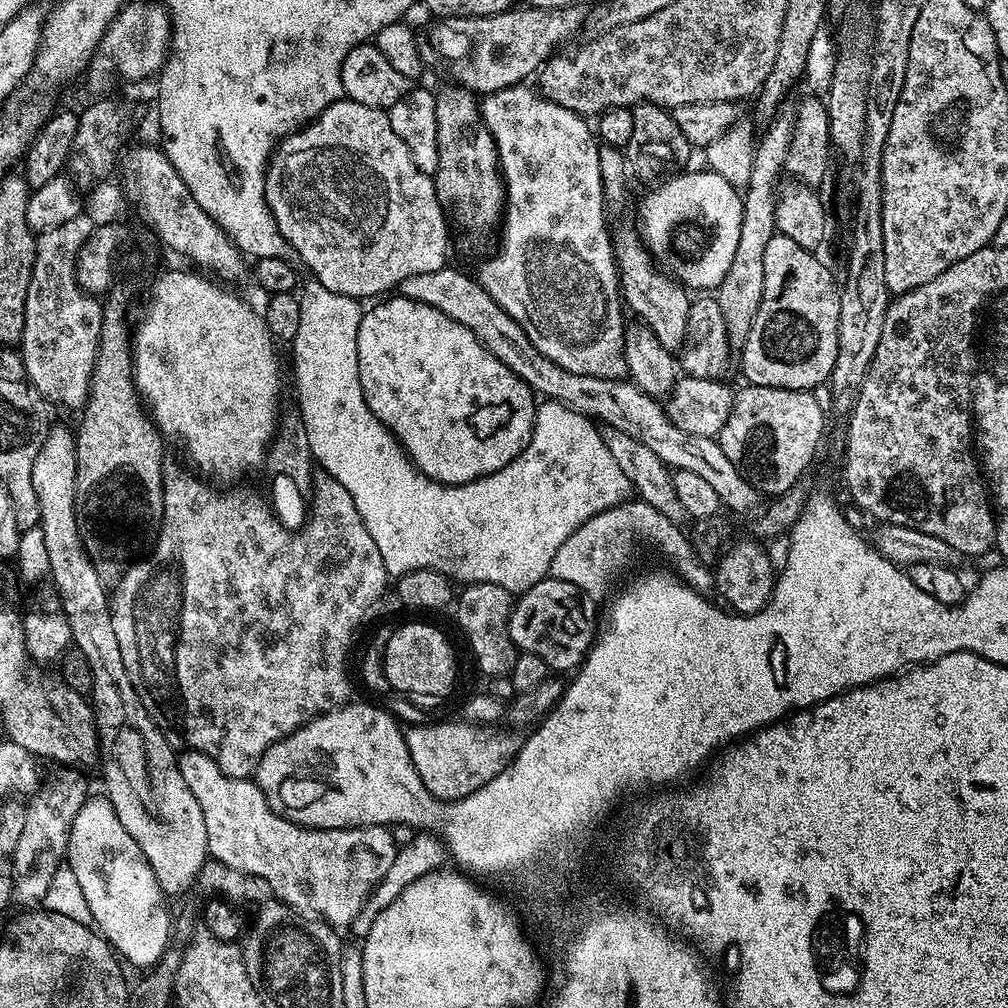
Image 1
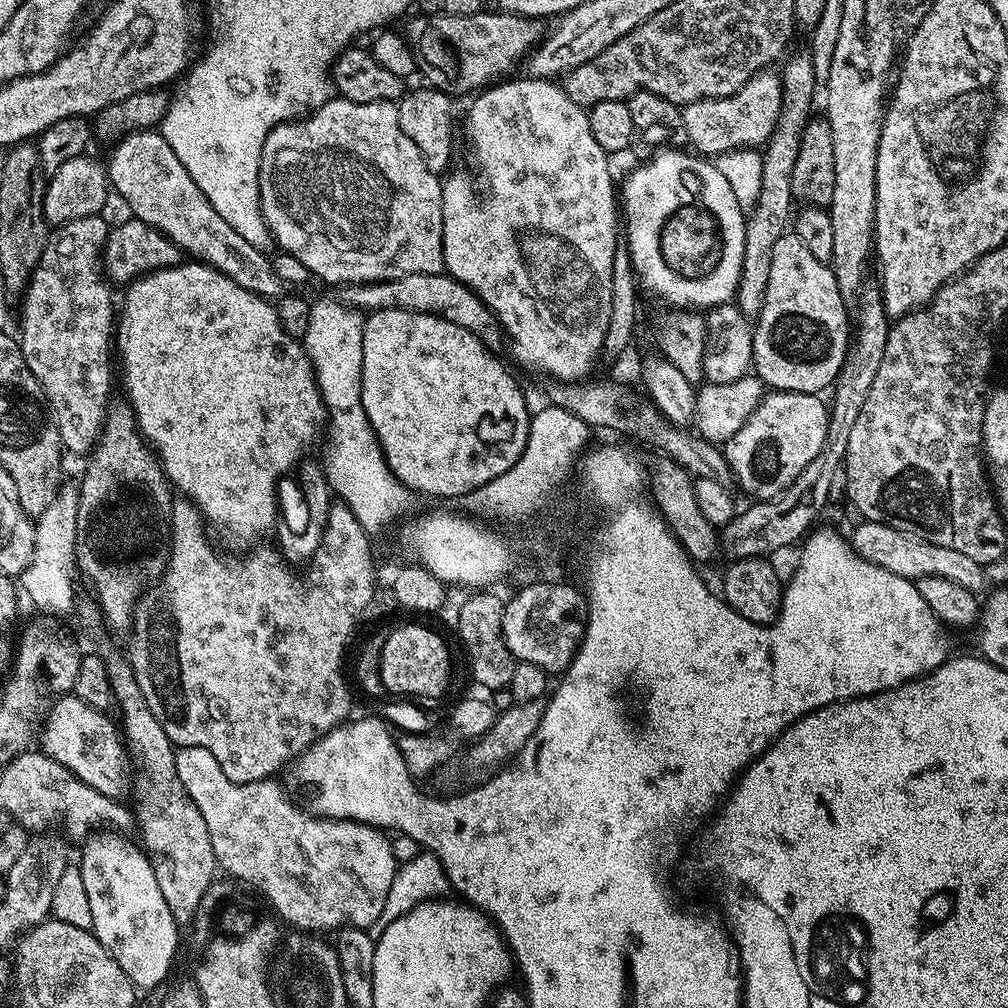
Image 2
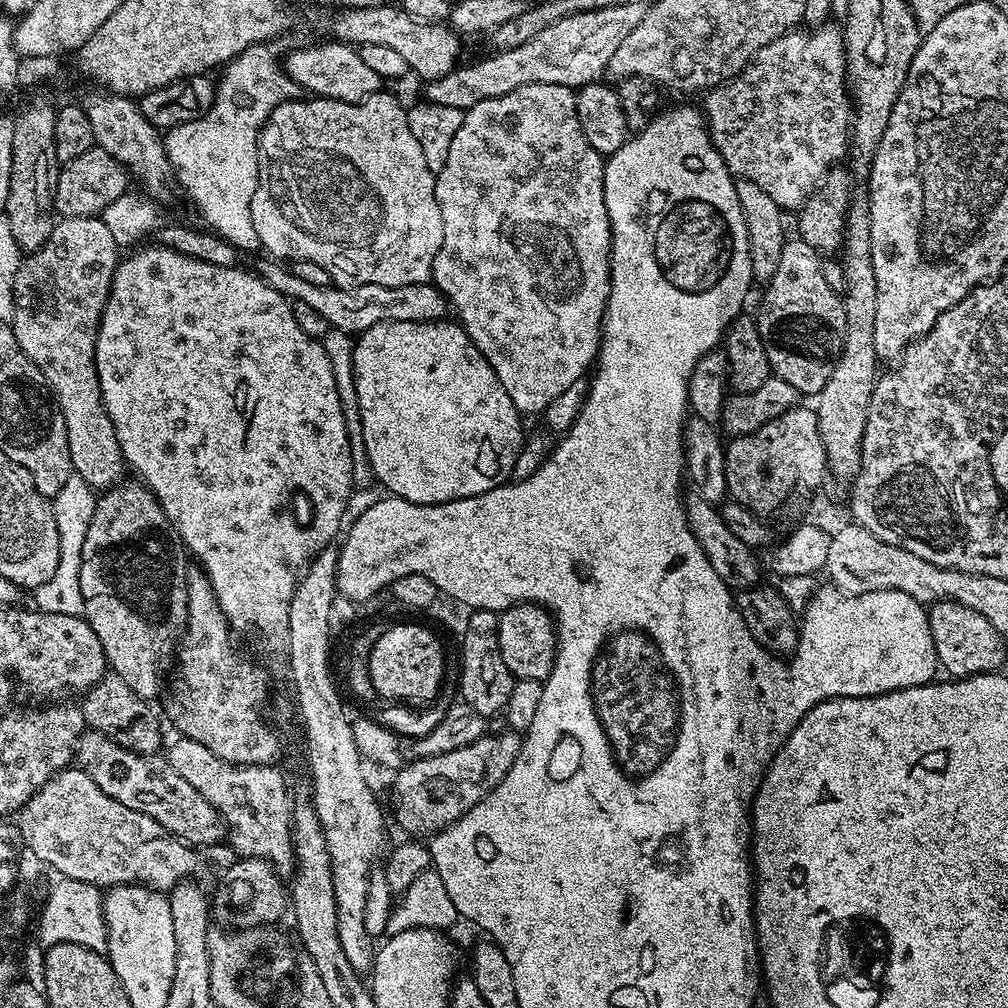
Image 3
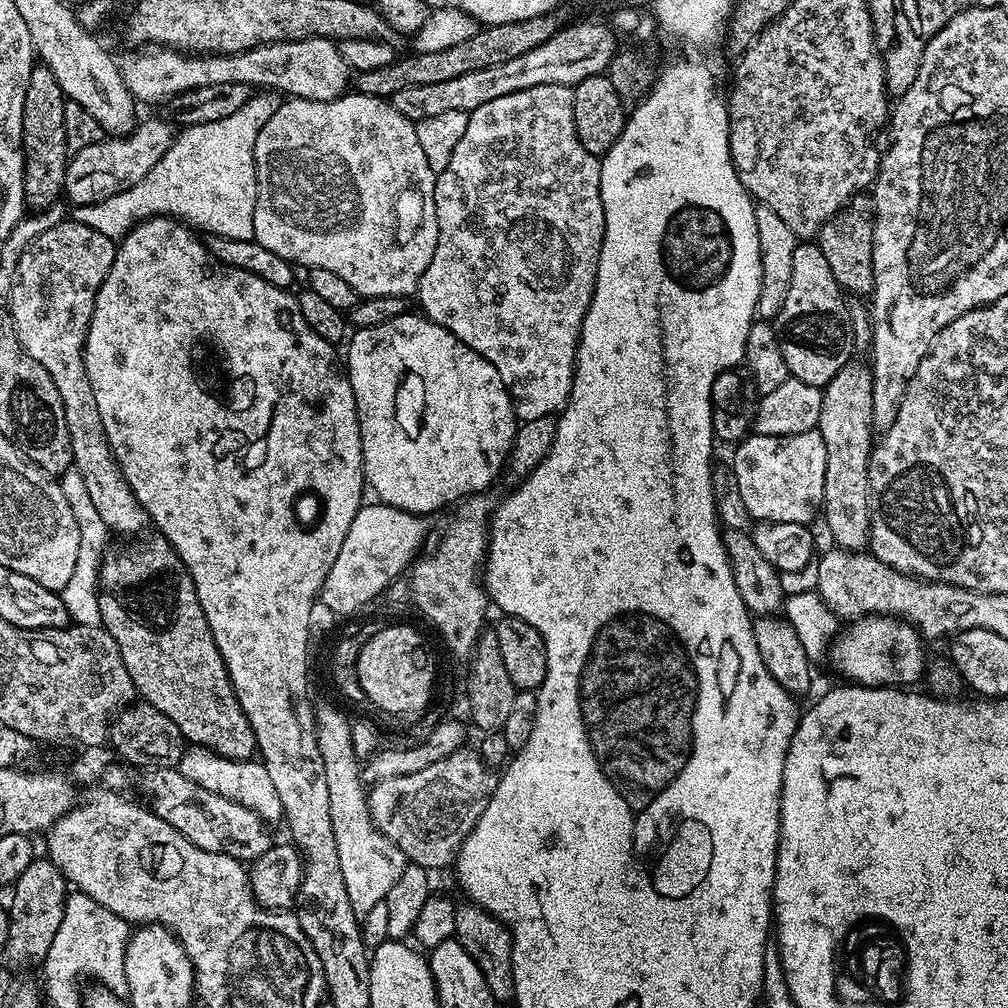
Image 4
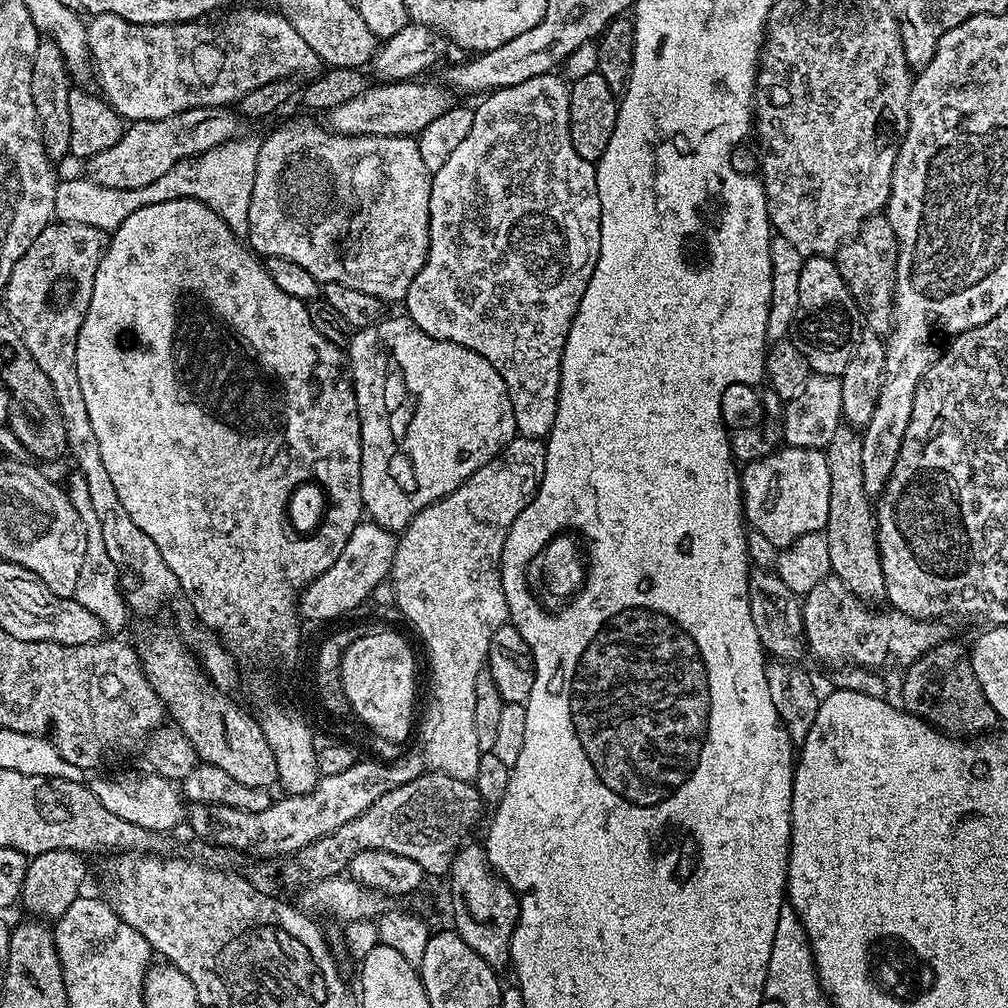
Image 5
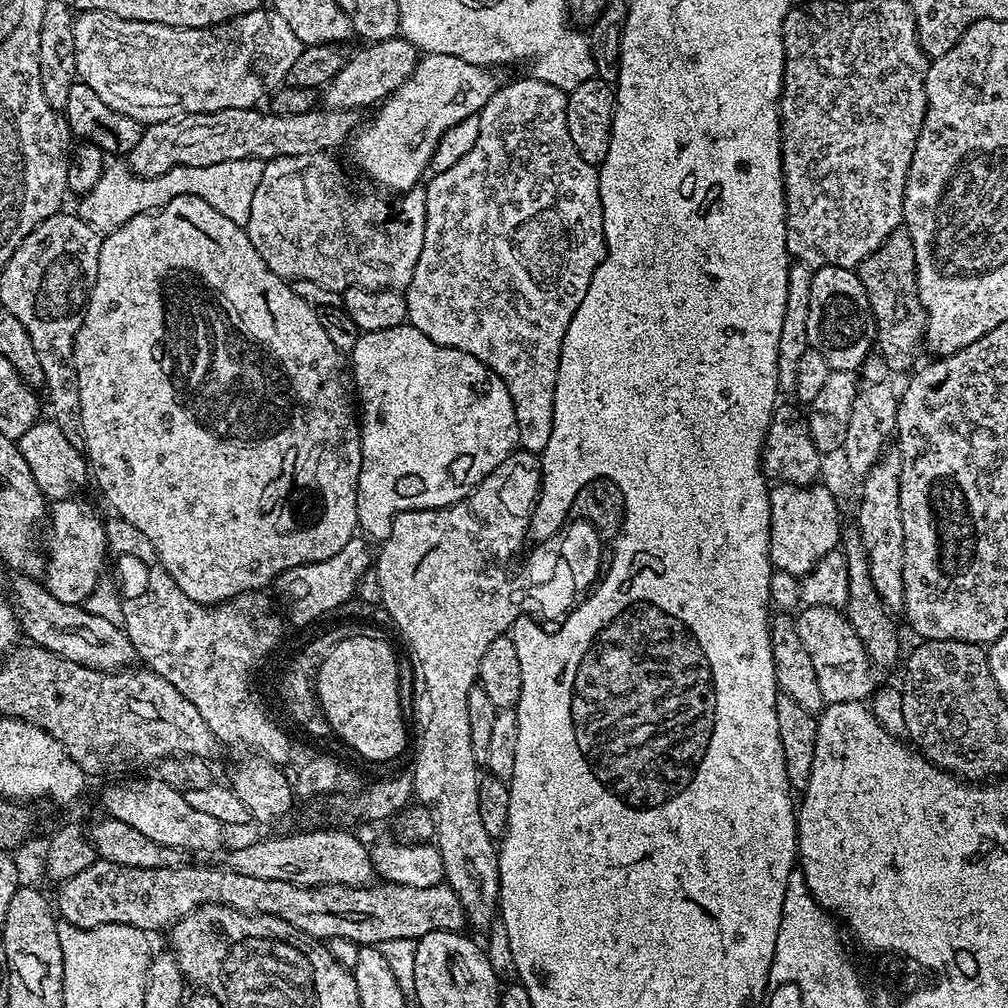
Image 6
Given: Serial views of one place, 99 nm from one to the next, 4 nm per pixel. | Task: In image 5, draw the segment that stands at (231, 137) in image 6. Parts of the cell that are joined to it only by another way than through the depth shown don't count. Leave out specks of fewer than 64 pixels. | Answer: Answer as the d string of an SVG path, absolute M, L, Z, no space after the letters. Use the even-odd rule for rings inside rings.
M423 79L376 82L358 98L350 98L342 106L334 106L326 114L326 124L343 136L411 136L415 137L434 118L446 114L454 106L453 93L443 83L423 84ZM227 107L195 108L161 120L137 120L127 125L125 134L108 150L94 154L87 161L87 175L99 188L134 190L158 182L166 170L182 160L200 156L206 150L229 139L240 128L235 111Z

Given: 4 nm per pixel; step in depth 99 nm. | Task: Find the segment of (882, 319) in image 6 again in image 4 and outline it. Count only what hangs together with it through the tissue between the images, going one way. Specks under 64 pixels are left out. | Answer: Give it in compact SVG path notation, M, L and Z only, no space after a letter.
M871 195L853 196L852 201L837 216L831 216L825 222L818 237L822 255L826 258L838 286L845 293L871 297L874 286L874 226L876 225L876 202Z

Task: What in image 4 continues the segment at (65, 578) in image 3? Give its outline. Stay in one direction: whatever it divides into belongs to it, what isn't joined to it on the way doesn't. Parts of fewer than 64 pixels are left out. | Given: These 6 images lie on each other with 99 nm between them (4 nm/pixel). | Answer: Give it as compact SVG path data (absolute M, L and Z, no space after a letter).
M75 465L67 468L58 483L66 502L70 505L70 510L74 513L75 521L79 530L79 550L78 560L74 566L74 573L70 582L64 588L62 599L69 610L69 617L78 624L97 627L100 624L100 607L97 598L99 593L99 571L103 560L103 553L107 547L106 540L110 538L105 522L99 517L98 510L91 501L90 493L87 492L86 482L83 481L82 474L79 473Z

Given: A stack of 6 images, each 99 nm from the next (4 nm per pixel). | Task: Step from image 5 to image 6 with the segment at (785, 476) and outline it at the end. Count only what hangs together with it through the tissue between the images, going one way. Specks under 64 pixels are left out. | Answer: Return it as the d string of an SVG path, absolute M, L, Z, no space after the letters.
M820 482L811 486L777 483L769 491L768 557L772 559L775 571L799 578L805 576L812 565L817 564L827 552L837 551L842 540L840 508L831 490L822 485Z

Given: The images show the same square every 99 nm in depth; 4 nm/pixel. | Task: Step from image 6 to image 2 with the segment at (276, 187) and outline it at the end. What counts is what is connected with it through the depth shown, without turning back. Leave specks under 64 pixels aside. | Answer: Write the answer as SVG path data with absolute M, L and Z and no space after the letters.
M333 98L323 104L311 116L293 120L286 124L279 124L269 132L266 142L268 148L304 148L304 156L300 156L300 176L308 176L308 192L316 192L320 196L320 216L324 216L324 232L292 232L288 228L288 216L284 216L284 208L280 208L280 216L276 216L276 232L280 232L278 240L284 240L288 248L296 248L296 255L310 271L316 268L313 277L324 279L328 284L377 284L379 280L397 280L406 278L410 274L441 274L444 272L444 247L442 246L442 218L446 203L446 188L441 177L435 172L426 170L426 162L422 162L422 154L418 154L418 146L406 138L402 126L398 122L398 110L393 101L354 102L343 98Z

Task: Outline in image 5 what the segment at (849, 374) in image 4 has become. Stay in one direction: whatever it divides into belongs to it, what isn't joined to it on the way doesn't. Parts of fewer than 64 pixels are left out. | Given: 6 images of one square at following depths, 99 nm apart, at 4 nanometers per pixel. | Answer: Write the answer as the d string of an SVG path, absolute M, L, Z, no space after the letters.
M842 426L834 434L834 438L830 443L828 443L826 449L826 455L828 458L828 465L830 466L830 518L828 519L828 526L826 529L826 535L828 538L828 545L830 546L830 566L832 567L831 575L837 576L842 583L847 586L849 592L853 596L857 596L859 600L865 602L873 602L872 600L883 601L886 597L886 582L884 581L884 575L882 574L882 562L880 561L880 541L878 539L878 518L874 513L874 508L872 512L873 501L866 494L866 482L862 482L862 442L860 441L860 436L857 435L851 427Z

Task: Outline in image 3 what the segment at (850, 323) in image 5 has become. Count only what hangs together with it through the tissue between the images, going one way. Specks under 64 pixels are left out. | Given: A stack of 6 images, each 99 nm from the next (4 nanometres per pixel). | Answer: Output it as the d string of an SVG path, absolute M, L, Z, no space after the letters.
M799 238L785 239L782 246L782 258L778 258L778 270L766 282L764 301L756 316L756 325L766 346L766 358L770 362L774 375L782 382L790 382L801 396L815 397L826 386L830 374L834 374L836 359L842 354L846 338L846 314L844 302L839 291L832 289L824 268L820 265L821 253L815 252L806 241Z

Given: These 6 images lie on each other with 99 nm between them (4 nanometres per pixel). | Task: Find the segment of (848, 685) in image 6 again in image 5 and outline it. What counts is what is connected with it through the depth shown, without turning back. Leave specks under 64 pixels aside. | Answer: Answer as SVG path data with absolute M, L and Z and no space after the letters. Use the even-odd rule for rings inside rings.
M828 575L814 590L803 597L804 638L807 647L820 660L836 664L848 660L853 665L869 670L883 669L883 664L912 664L926 650L949 643L947 623L936 620L915 620L895 610L871 612L865 601L853 596L837 576ZM848 628L852 632L848 632Z

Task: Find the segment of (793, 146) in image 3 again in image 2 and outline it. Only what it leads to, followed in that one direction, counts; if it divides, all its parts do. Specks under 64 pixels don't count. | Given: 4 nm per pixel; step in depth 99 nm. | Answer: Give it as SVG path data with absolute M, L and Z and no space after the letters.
M761 70L734 94L683 105L688 144L696 147L697 149L693 149L697 153L708 158L721 156L725 152L756 150L767 145L772 131L776 129L782 96L781 77L775 71L772 73L772 70Z

